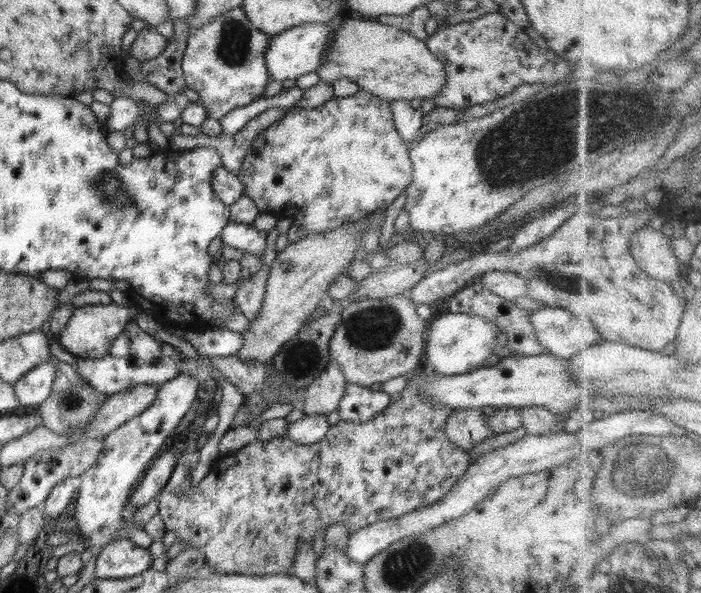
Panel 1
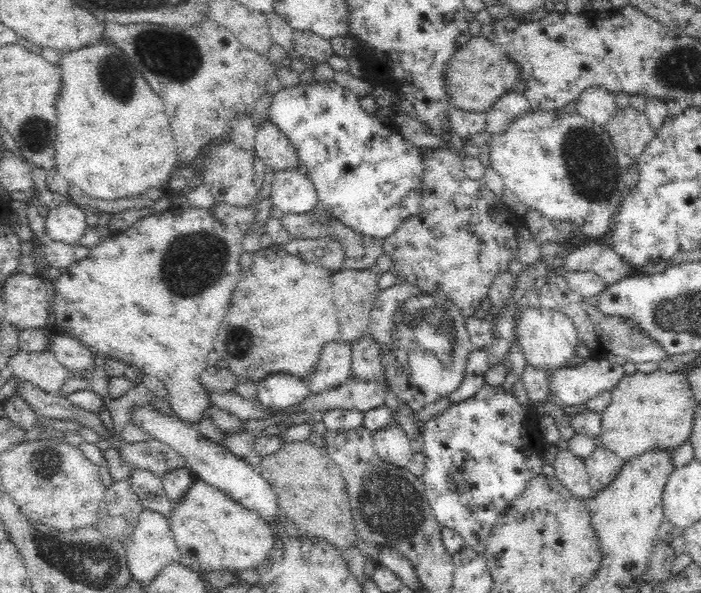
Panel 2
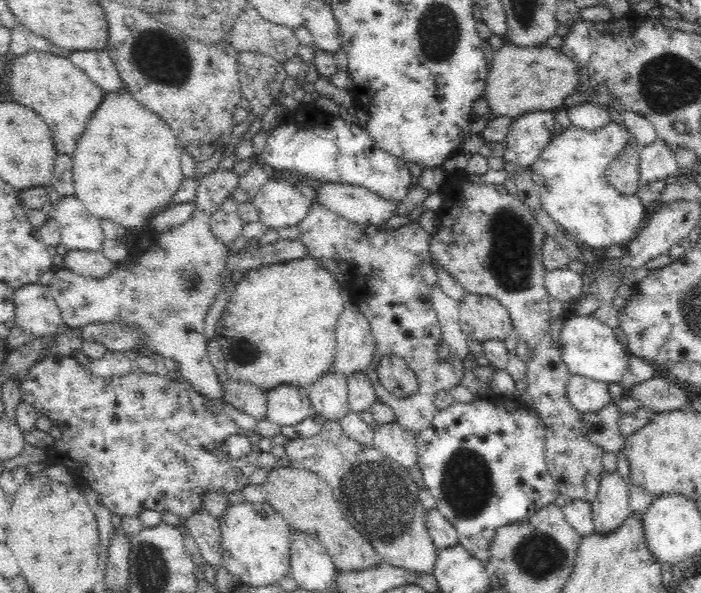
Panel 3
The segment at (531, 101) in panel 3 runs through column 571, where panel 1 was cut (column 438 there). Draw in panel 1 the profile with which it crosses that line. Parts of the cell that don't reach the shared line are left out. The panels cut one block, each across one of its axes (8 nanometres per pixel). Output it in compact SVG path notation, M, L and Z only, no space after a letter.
M341 17L336 21L334 28L336 32L332 45L328 45L327 48L327 60L316 70L322 82L331 84L338 78L346 77L352 82L356 82L366 92L371 92L374 96L389 102L394 102L394 100L409 102L412 98L433 99L444 88L446 81L444 63L432 54L425 42L410 33L388 25L383 19L371 20L370 18Z

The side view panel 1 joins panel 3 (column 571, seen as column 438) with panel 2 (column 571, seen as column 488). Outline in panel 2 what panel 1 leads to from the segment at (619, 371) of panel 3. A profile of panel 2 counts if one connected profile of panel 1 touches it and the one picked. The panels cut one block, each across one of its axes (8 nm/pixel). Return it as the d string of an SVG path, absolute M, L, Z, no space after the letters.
M524 307L515 326L515 340L522 349L527 365L549 371L568 366L579 346L578 333L573 320L562 311L548 307Z

